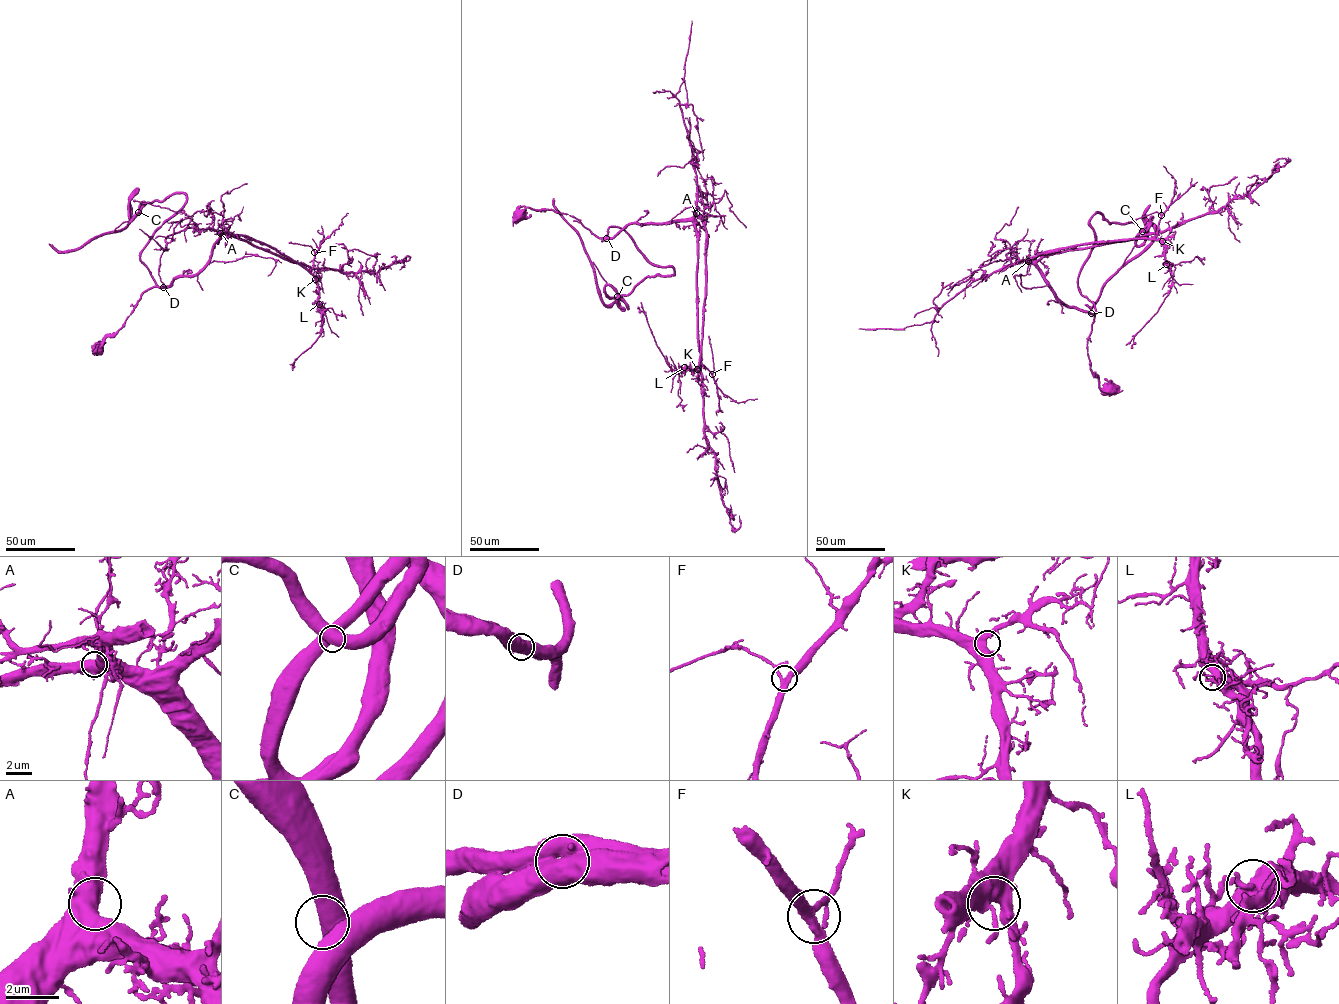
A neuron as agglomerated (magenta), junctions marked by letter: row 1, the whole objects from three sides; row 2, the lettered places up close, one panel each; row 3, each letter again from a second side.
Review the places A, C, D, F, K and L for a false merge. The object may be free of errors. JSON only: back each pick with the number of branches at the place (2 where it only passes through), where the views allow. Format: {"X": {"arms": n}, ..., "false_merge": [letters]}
{"false_merge": []}

